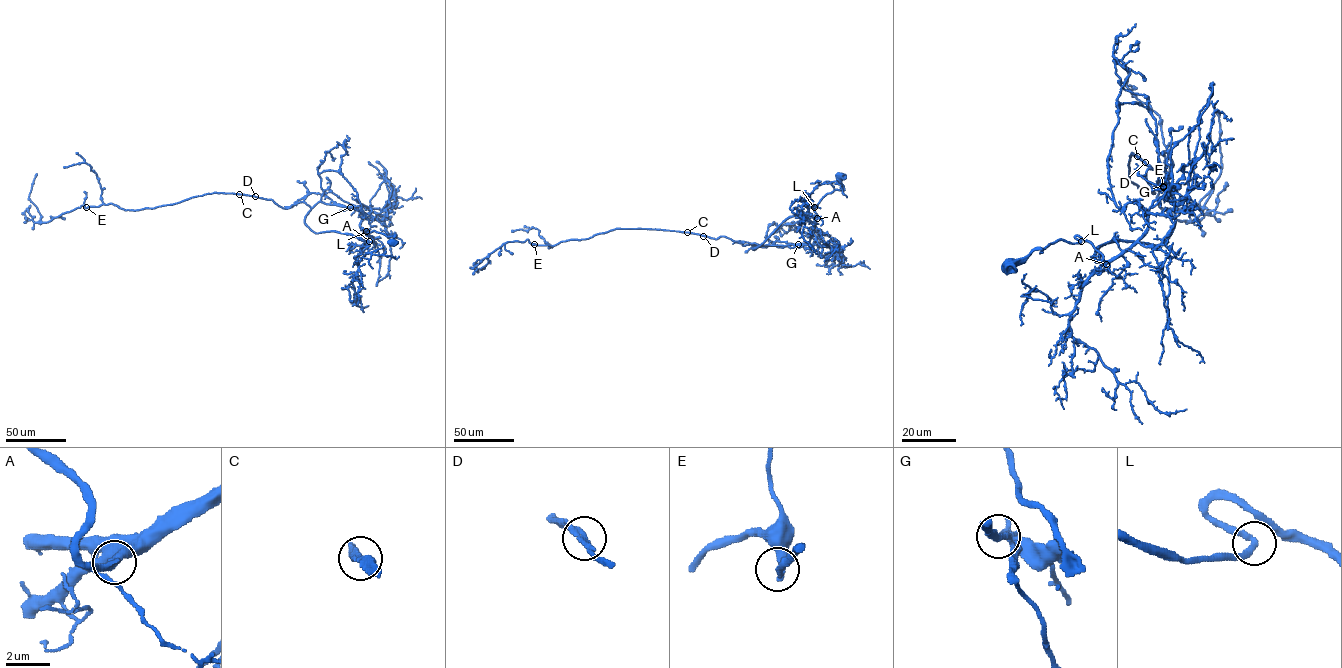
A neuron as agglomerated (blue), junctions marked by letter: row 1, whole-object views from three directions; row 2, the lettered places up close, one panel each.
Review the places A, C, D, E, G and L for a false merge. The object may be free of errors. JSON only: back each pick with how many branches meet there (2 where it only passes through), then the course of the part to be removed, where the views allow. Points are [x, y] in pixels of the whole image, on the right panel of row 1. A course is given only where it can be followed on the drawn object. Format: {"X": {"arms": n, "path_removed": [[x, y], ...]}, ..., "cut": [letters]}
{"cut": []}

